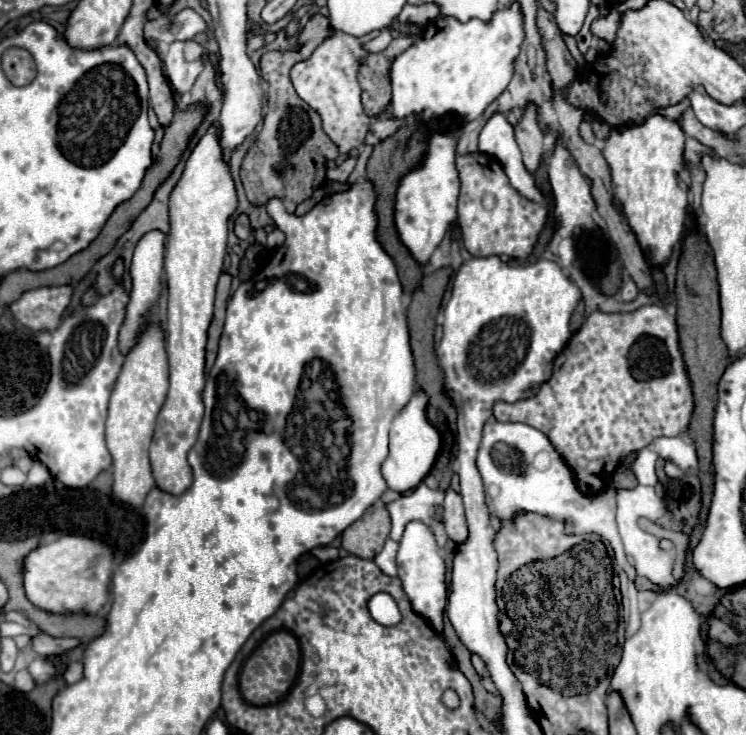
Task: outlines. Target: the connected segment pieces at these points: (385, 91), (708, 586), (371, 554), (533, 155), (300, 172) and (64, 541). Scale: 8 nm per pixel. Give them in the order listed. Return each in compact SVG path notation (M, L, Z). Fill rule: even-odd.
M410 37L392 39L384 53L368 55L360 61L360 87L362 87L362 107L368 117L380 115L390 105L390 63L396 55L410 47ZM366 79L370 81L362 81Z
M686 557L686 569L684 569L684 577L680 579L680 583L676 585L676 593L686 597L692 607L696 609L698 615L708 617L714 609L714 605L720 601L720 597L726 593L724 589L716 587L714 583L710 583L708 579L704 579L702 575L698 575L692 557Z
M374 503L358 521L342 533L342 549L360 557L374 559L390 533L390 515L382 503Z
M528 103L522 111L520 121L516 123L516 143L522 151L528 171L536 171L536 167L542 159L542 141L544 141L544 133L538 125L536 105Z
M320 13L312 15L298 33L298 49L270 51L270 53L264 53L260 59L260 71L264 81L268 83L268 113L264 117L262 131L256 135L240 169L240 177L246 189L248 201L252 205L260 207L260 205L266 205L270 199L278 197L284 201L286 211L294 213L296 207L302 201L310 199L314 189L322 185L322 181L326 179L326 163L338 157L338 149L324 133L322 121L298 97L290 81L292 67L298 61L306 61L312 55L312 51L330 35L332 35L332 27L328 17ZM312 143L318 143L318 145L314 145L312 149ZM320 153L324 153L324 165L318 165L314 161L314 155L320 155Z
M60 535L48 543L42 541L40 547L22 561L26 597L44 611L86 611L94 615L108 603L108 583L112 569L112 551L100 541L80 535Z

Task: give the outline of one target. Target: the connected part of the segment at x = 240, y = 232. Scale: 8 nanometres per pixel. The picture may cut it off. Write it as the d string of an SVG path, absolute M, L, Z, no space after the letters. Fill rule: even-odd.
M240 215L234 221L234 231L236 231L236 237L240 237L240 239L250 239L250 235L254 233L254 229L250 227L250 219L246 215Z

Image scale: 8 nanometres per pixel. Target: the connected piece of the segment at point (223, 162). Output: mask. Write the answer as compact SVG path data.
M210 125L192 149L180 181L170 193L170 233L166 243L166 279L168 279L168 365L170 387L160 409L154 439L150 445L150 463L156 485L172 495L184 493L192 483L188 451L198 439L204 415L202 389L206 365L206 337L214 309L214 289L222 273L226 255L228 221L238 207L236 187L230 163L220 145L220 127Z

